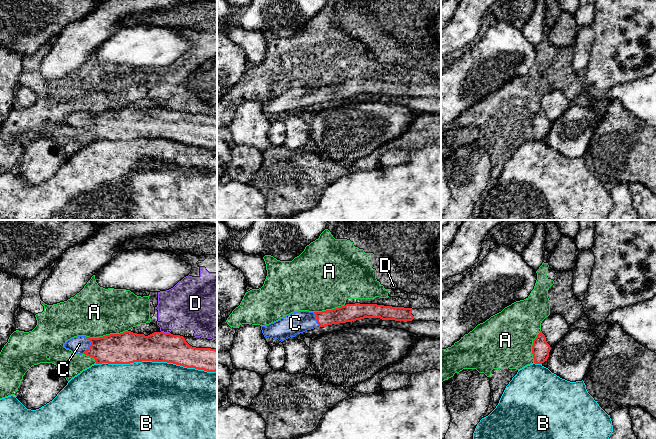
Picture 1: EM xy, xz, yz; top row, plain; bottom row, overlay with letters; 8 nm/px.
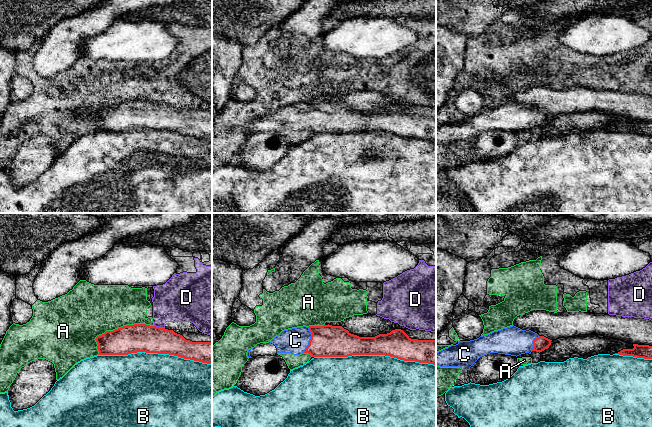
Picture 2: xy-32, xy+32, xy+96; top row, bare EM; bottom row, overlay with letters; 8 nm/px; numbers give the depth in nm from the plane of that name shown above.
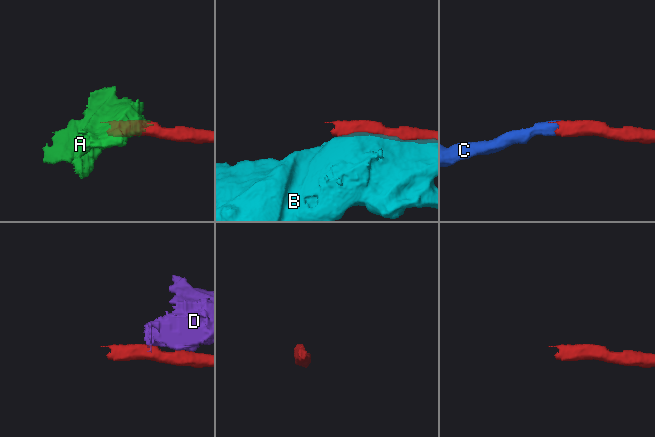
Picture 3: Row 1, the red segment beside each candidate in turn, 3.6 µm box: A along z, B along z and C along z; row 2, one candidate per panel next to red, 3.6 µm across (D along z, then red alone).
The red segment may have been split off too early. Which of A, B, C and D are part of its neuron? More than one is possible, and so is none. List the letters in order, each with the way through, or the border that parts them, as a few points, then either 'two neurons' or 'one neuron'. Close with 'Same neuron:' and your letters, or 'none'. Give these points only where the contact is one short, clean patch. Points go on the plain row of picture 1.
A: two neurons
B: two neurons
C: across xy (121, 124), (96, 124), (90, 121), (79, 120) | one neuron
D: two neurons
Same neuron: C

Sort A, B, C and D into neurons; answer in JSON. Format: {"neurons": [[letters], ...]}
{"neurons": [["A"], ["B"], ["C"], ["D"]]}

